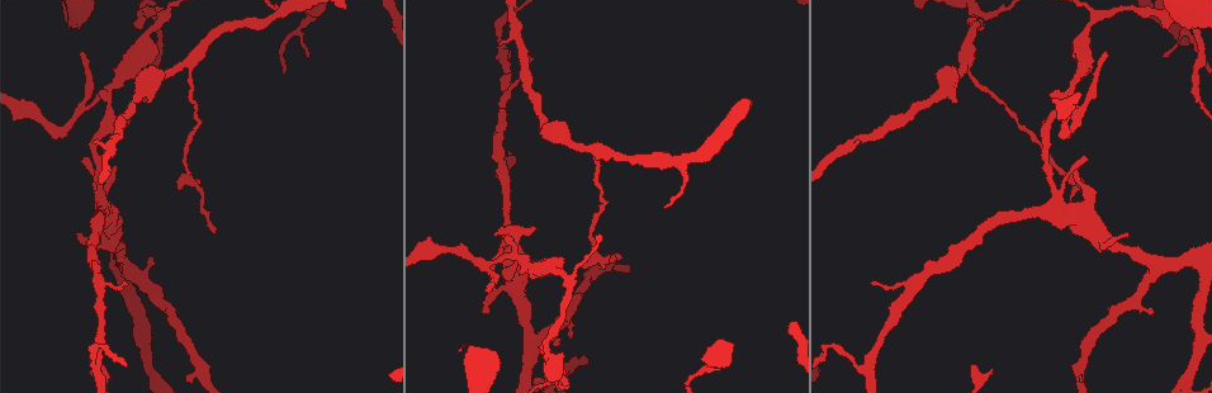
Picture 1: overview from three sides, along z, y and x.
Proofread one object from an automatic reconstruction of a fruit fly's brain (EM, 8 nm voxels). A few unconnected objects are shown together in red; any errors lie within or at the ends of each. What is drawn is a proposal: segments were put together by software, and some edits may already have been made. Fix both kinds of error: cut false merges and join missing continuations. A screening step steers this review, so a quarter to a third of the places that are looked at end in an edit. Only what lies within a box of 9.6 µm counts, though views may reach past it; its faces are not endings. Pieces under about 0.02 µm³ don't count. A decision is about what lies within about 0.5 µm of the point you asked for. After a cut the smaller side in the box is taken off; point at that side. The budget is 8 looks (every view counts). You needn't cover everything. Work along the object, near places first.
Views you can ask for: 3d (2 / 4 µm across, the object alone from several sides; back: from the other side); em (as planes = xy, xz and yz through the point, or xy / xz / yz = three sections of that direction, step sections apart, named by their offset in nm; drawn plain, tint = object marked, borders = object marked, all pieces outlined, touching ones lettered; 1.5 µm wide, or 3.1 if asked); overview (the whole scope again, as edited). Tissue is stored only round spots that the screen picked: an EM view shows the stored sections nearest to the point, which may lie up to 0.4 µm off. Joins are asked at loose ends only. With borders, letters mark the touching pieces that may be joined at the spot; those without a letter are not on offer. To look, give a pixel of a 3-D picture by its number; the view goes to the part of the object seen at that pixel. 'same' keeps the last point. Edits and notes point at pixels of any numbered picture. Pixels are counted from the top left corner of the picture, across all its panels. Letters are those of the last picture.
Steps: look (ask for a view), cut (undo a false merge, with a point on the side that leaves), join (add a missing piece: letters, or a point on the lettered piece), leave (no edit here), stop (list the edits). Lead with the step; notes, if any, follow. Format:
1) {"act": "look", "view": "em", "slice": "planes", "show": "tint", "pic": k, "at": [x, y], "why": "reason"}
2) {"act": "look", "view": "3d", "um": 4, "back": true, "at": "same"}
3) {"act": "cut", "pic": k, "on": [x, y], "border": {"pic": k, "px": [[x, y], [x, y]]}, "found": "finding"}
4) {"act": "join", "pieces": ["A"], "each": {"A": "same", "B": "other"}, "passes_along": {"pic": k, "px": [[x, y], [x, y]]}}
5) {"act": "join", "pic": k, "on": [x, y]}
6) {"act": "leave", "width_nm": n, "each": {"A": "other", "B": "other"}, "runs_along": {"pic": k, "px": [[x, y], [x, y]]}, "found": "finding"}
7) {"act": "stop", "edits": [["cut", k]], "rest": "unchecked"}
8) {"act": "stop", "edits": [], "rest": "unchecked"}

{"act": "look", "view": "em", "slice": "yz", "step": 4, "show": "tint", "pic": 1, "at": [304, 25], "why": "thick turns thin"}

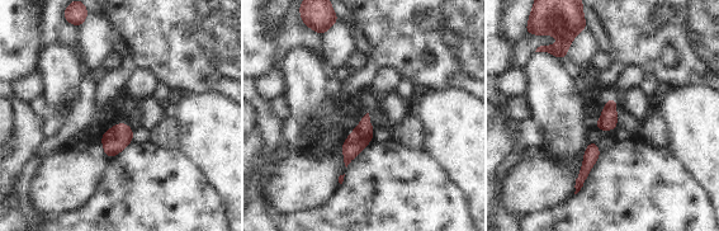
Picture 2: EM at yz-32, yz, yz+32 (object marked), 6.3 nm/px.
{"act": "look", "view": "em", "slice": "planes", "show": "tint", "at": "same"}

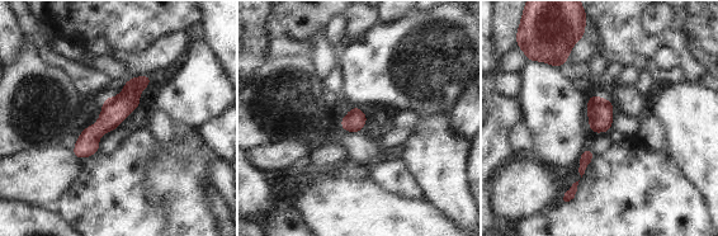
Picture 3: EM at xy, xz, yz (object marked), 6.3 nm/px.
{"act": "look", "view": "em", "slice": "planes", "show": "borders", "at": "same", "why": "see the neighbours"}

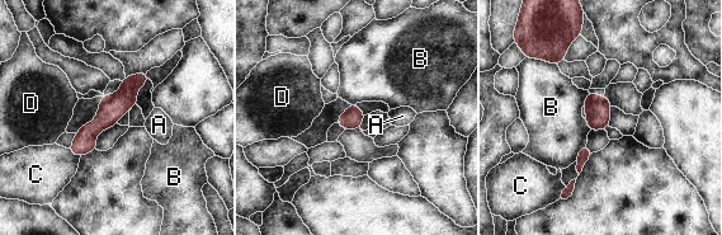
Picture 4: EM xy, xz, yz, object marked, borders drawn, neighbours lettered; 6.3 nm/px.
{"act": "leave", "each": {"A": "other", "B": "other", "C": "other", "D": "other"}, "border": {"pic": 4, "px": [[537, 59], [543, 59], [557, 66]]}, "found": "continuous, no second cell"}

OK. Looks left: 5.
{"act": "look", "view": "em", "slice": "yz", "step": 8, "show": "borders", "pic": 1, "at": [515, 247]}

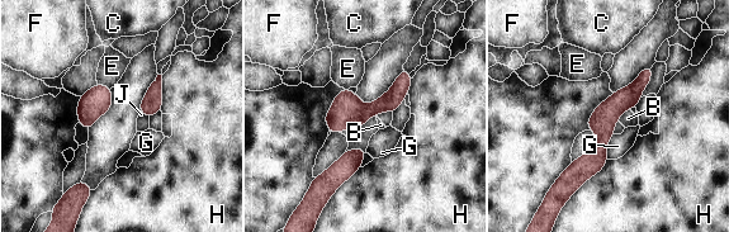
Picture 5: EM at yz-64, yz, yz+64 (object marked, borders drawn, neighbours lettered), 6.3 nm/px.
{"act": "leave", "longest_contact_nm": ["H", 360], "each": {"B": "other", "C": "other", "E": "other", "F": "other", "G": "other", "H": "other", "J": "other"}, "runs_along": {"pic": 5, "px": [[648, 70], [569, 184]]}, "found": "continuous, no second cell"}

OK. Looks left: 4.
{"act": "stop", "edits": [], "rest": "unchecked"}

